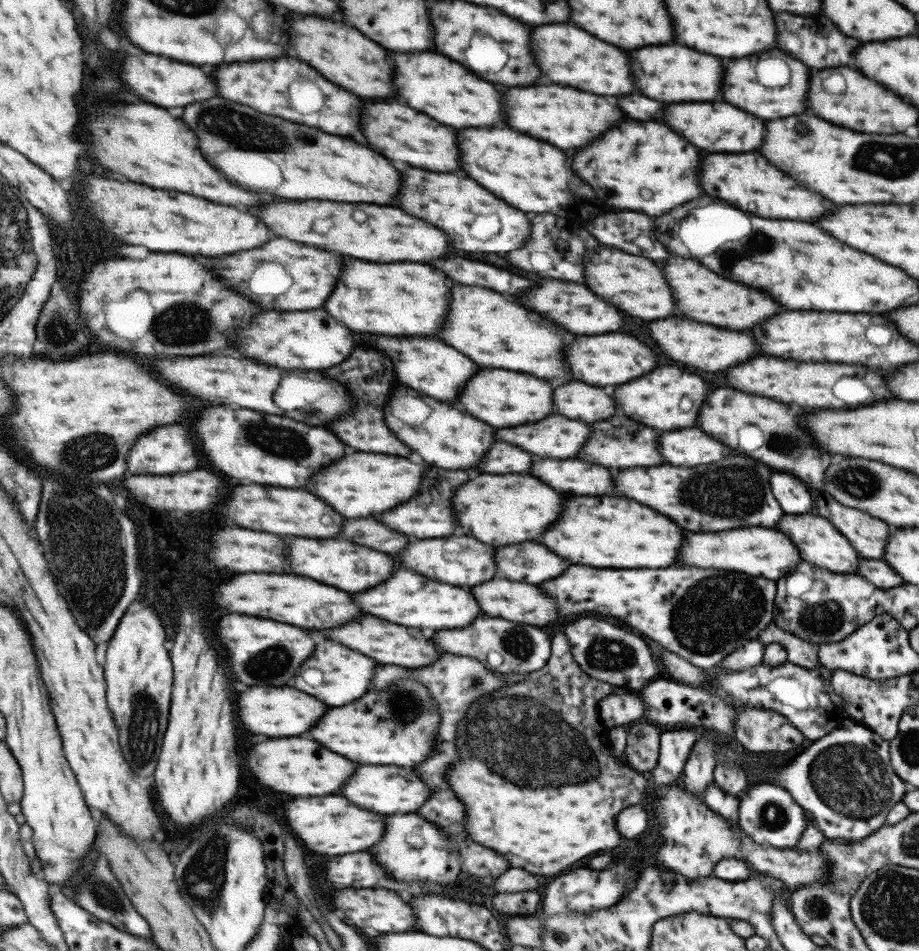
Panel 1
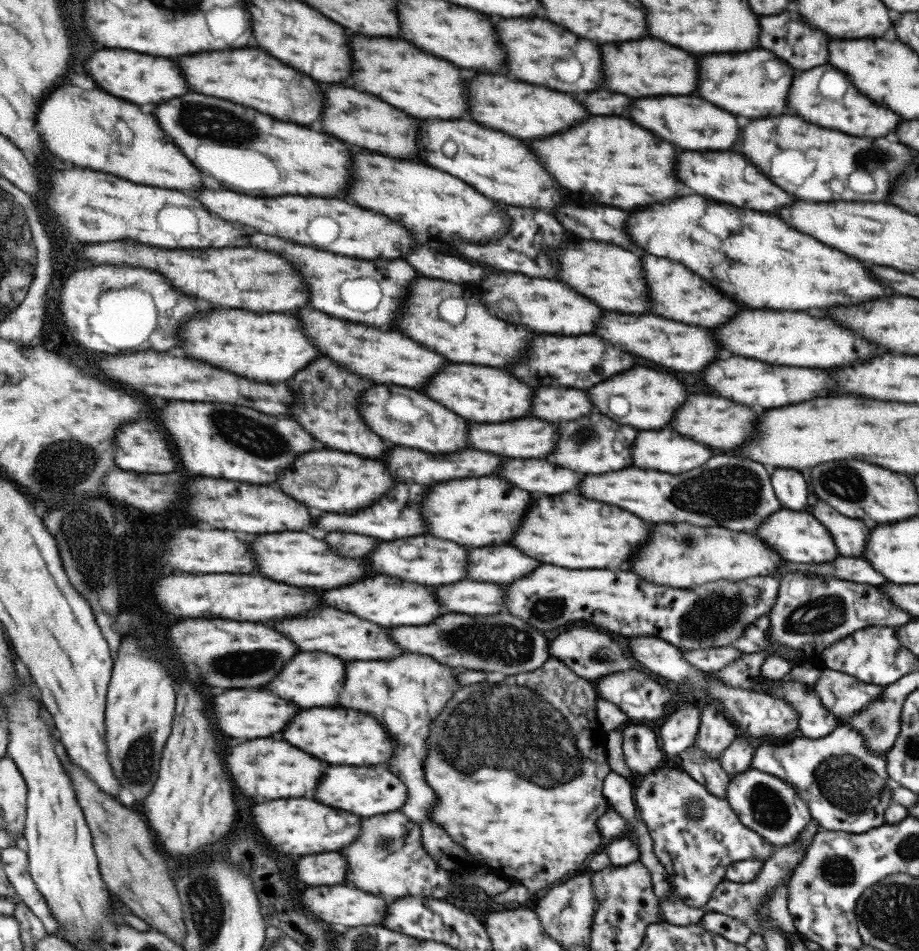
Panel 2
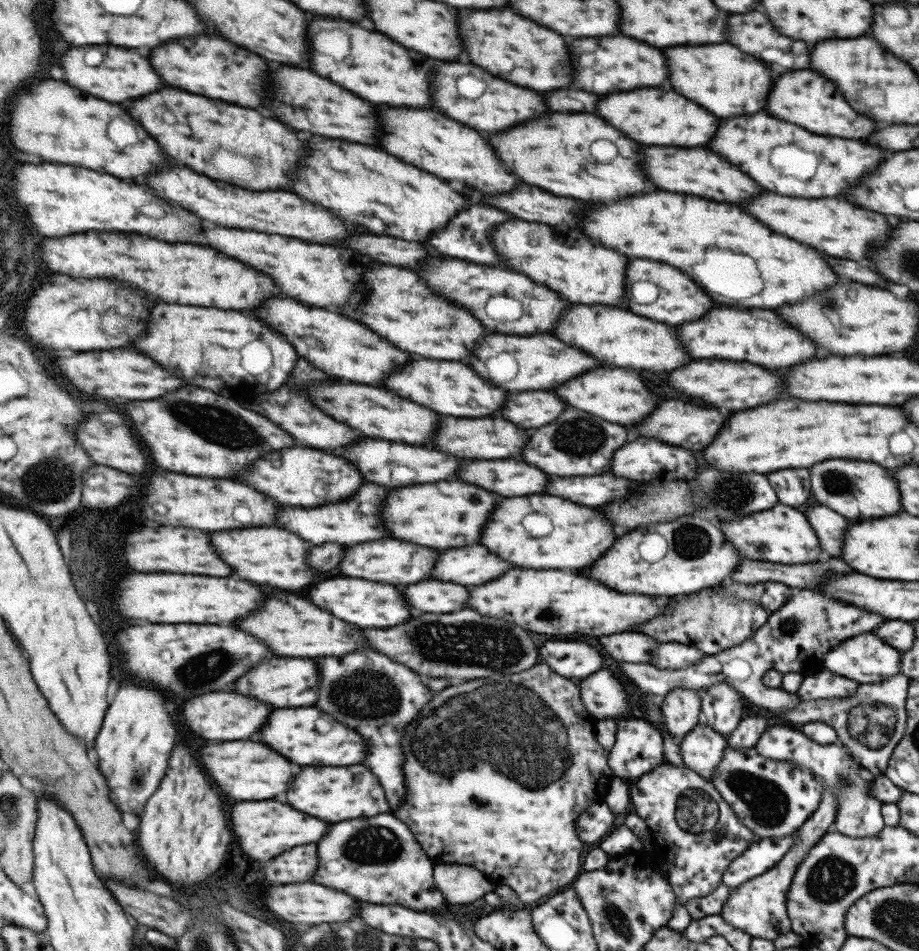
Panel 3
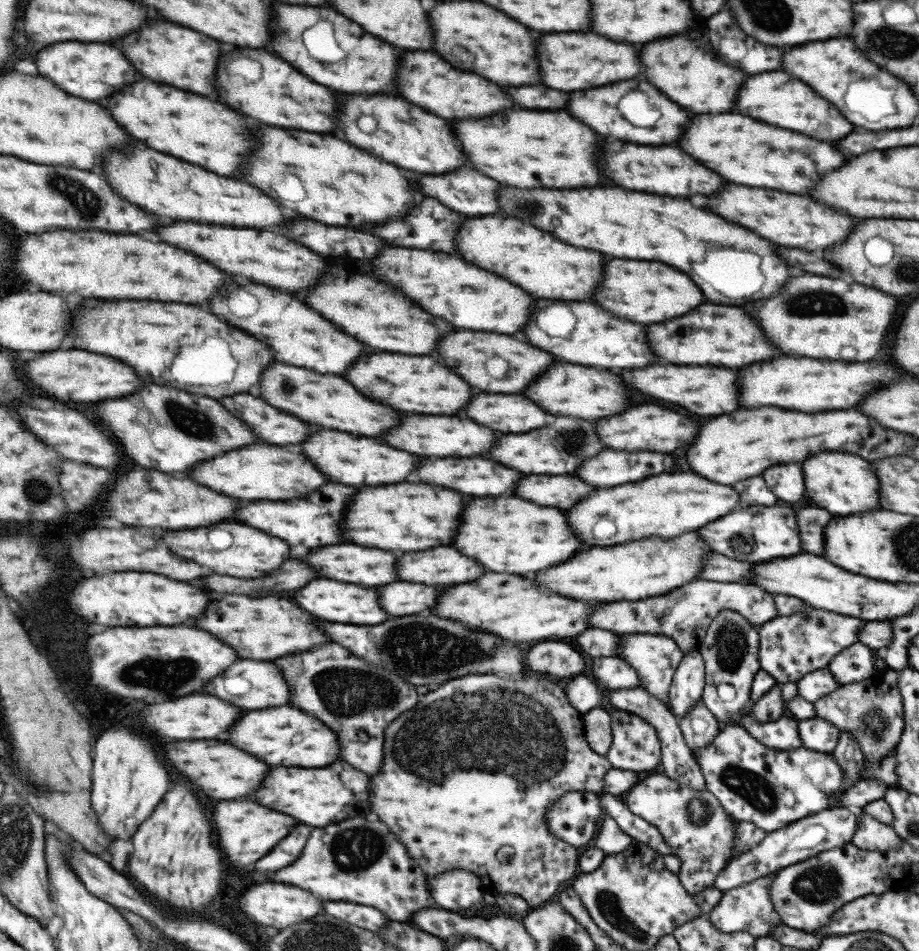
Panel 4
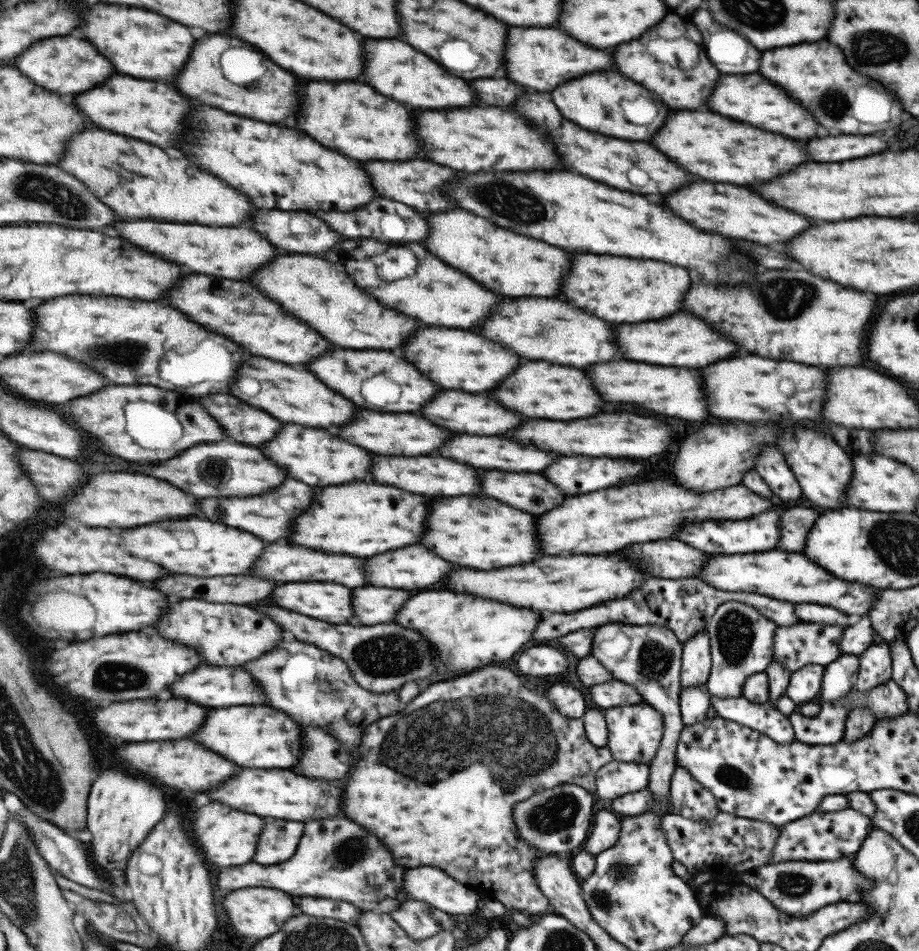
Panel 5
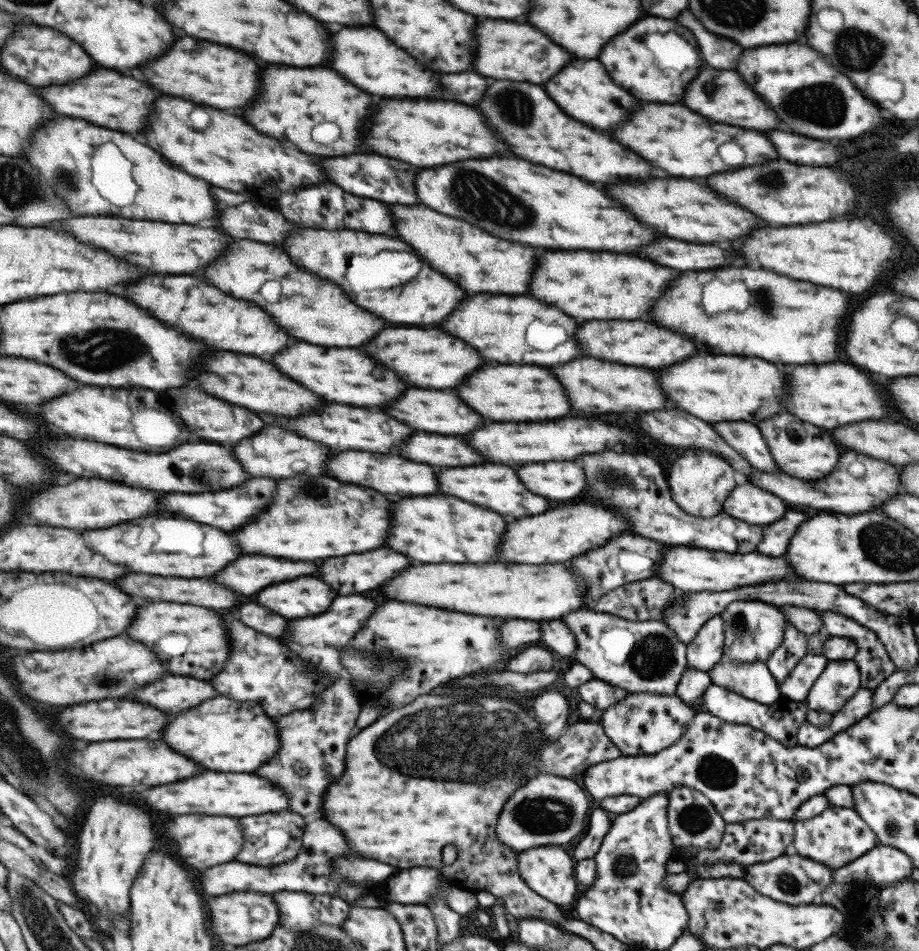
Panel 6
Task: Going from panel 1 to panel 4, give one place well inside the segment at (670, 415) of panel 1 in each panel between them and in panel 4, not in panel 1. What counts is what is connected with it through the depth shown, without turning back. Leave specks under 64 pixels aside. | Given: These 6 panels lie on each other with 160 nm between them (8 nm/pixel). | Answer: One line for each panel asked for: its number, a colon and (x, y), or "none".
2: (652, 396)
3: (615, 395)
4: (563, 389)

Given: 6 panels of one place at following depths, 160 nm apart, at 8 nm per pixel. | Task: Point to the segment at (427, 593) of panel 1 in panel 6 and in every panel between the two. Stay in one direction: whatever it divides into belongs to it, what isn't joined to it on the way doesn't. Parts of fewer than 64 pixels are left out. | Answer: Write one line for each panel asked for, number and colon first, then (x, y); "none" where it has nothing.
2: (386, 601)
3: (368, 604)
4: (335, 601)
5: (324, 600)
6: (308, 596)

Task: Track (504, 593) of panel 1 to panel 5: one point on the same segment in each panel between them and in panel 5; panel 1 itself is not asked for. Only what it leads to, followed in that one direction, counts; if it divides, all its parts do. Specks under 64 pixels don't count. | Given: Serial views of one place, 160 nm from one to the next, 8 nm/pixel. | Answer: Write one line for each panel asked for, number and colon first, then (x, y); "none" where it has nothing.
2: (478, 598)
3: (428, 596)
4: (400, 598)
5: (371, 604)

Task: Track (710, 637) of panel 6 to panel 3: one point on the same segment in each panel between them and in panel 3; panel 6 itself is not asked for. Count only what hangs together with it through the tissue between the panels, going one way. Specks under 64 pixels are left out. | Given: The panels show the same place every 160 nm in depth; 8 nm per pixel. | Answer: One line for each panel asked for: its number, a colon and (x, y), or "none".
3: (680, 708)
4: (687, 683)
5: (695, 662)

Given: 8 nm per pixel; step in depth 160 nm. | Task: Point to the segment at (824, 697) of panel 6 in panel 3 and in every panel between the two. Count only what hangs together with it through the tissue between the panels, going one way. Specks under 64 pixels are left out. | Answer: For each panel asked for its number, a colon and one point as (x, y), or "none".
3: (863, 658)
4: (853, 664)
5: (838, 677)

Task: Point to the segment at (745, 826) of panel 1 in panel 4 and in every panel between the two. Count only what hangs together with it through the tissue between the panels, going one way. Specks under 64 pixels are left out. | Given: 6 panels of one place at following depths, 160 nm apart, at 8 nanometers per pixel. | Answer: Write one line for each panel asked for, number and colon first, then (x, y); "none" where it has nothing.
2: (767, 805)
3: (771, 798)
4: (770, 789)

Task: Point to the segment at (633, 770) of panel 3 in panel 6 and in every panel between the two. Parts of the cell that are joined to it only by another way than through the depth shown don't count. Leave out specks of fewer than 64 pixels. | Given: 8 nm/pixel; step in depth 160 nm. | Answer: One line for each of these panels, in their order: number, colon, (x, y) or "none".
4: (634, 746)
5: (634, 731)
6: (638, 724)

